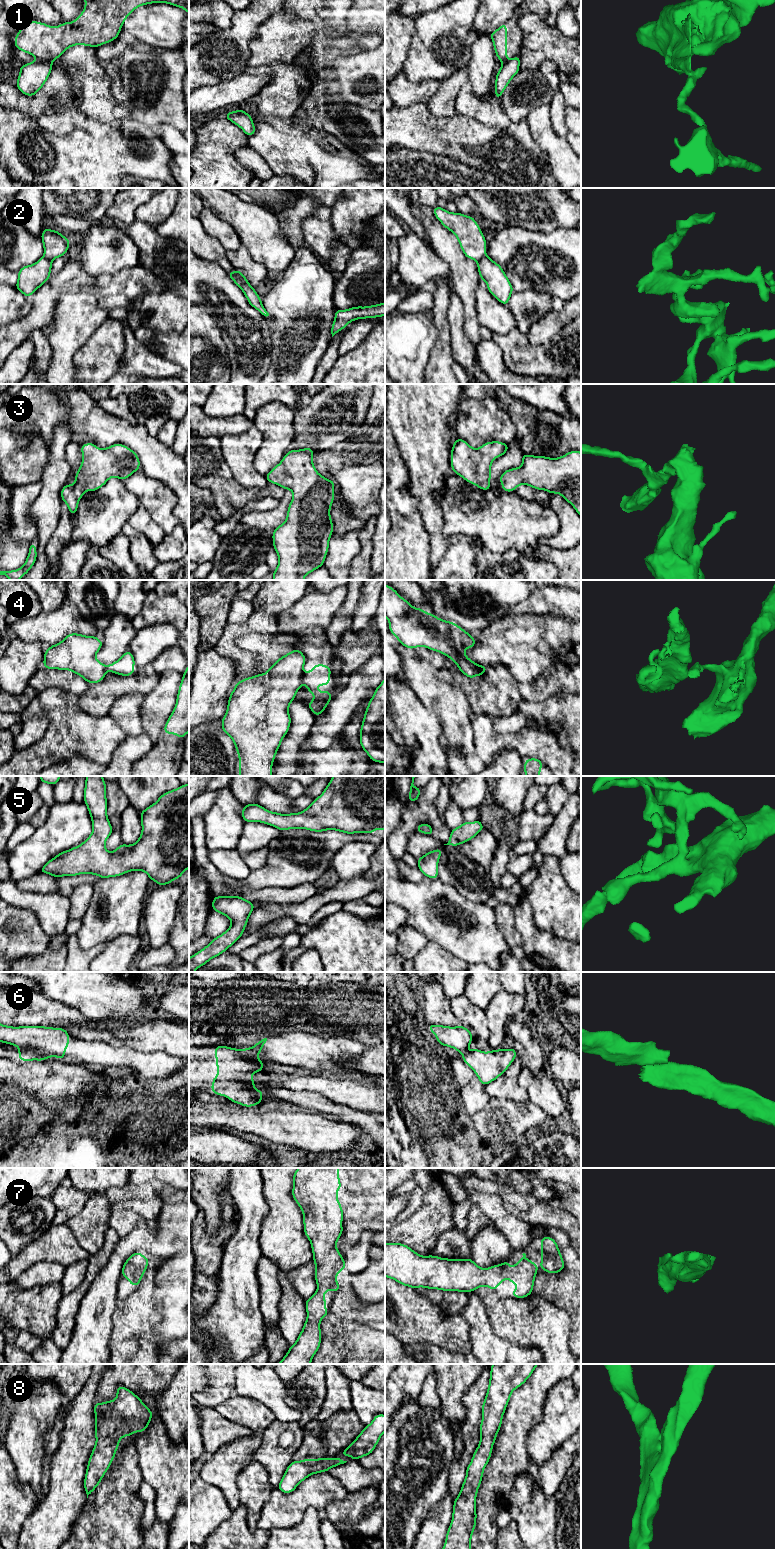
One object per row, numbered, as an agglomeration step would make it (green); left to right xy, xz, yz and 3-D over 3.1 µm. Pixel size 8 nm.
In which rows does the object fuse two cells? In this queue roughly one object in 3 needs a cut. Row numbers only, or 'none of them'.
1, 2, 4, 6

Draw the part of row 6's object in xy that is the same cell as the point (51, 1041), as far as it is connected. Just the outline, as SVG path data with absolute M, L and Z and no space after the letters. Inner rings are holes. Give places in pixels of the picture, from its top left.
M0 1024L0 1042L32 1049L47 1056L64 1059L69 1033L63 1028L45 1026L12 1027Z

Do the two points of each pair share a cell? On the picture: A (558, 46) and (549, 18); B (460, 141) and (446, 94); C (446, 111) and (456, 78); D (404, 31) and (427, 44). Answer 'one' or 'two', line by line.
A: two
B: two
C: one
D: two

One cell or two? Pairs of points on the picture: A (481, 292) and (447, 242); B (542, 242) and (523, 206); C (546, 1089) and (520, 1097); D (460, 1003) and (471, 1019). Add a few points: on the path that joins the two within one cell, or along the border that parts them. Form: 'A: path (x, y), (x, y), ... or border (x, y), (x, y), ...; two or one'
A: border (480, 279), (476, 290), (475, 309); two
B: border (513, 225), (542, 232), (551, 232), (559, 228); two
C: border (519, 1073), (518, 1083), (525, 1090), (529, 1102); two
D: path (463, 1007), (469, 1015); one

